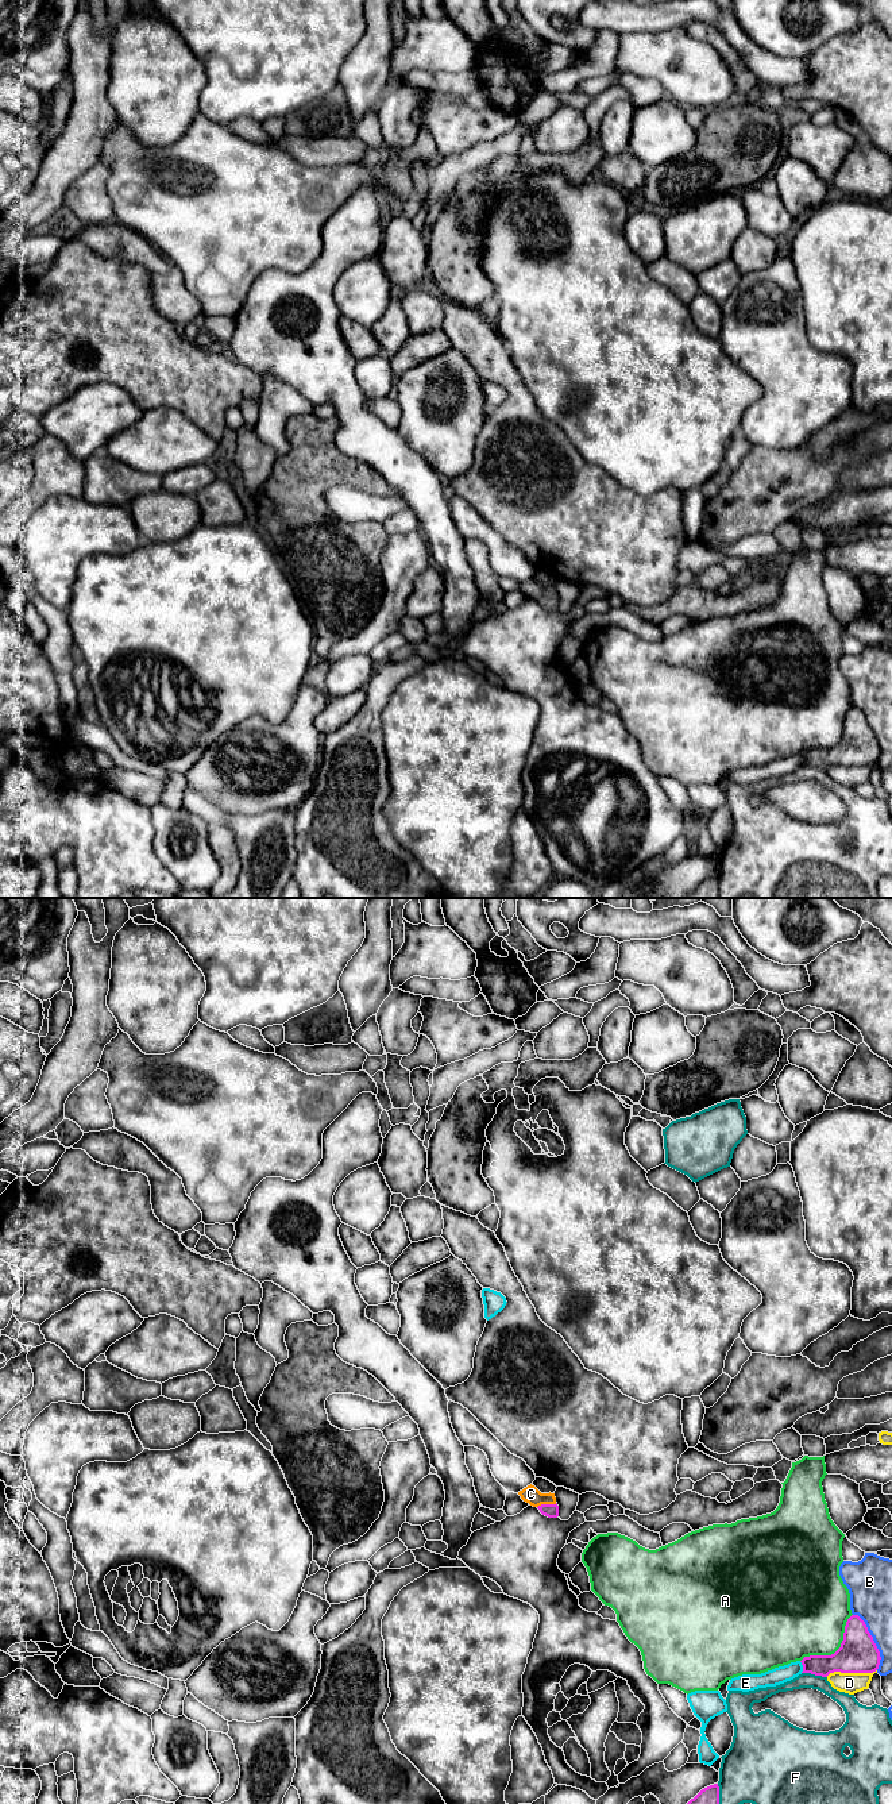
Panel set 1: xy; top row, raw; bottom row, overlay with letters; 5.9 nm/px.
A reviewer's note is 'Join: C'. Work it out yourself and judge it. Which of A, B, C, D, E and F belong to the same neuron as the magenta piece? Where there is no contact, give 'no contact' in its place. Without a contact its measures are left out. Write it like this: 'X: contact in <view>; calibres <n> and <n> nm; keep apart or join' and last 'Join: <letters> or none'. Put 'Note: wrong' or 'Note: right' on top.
Note: right
A: contact in xy; calibres 220 and 440 nm; keep apart
B: contact in xy; calibres 220 and 240 nm; keep apart
C: contact in xy; calibres 80 and 100 nm; join
D: contact in xy; calibres 220 and 130 nm; keep apart
E: contact in xy; calibres 150 and 100 nm; keep apart
F: contact in xy; calibres 190 and 100 nm; keep apart
Join: C

